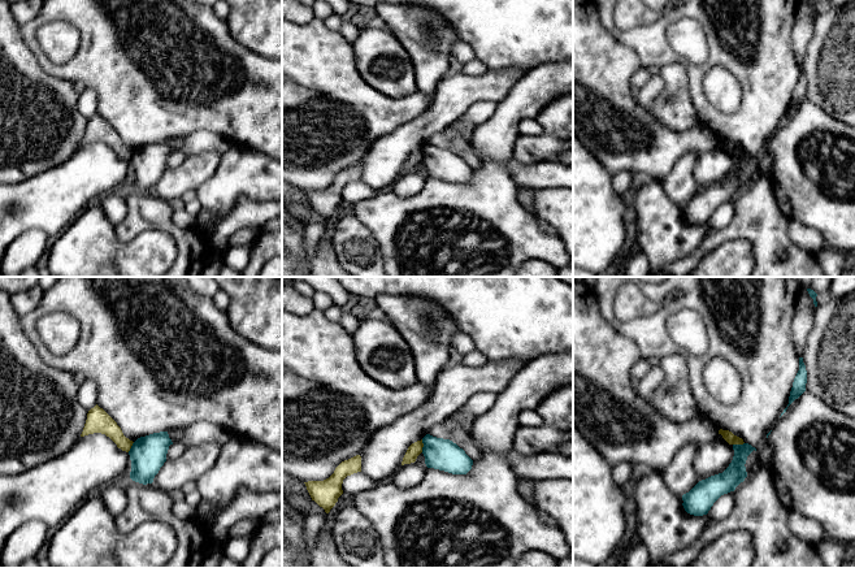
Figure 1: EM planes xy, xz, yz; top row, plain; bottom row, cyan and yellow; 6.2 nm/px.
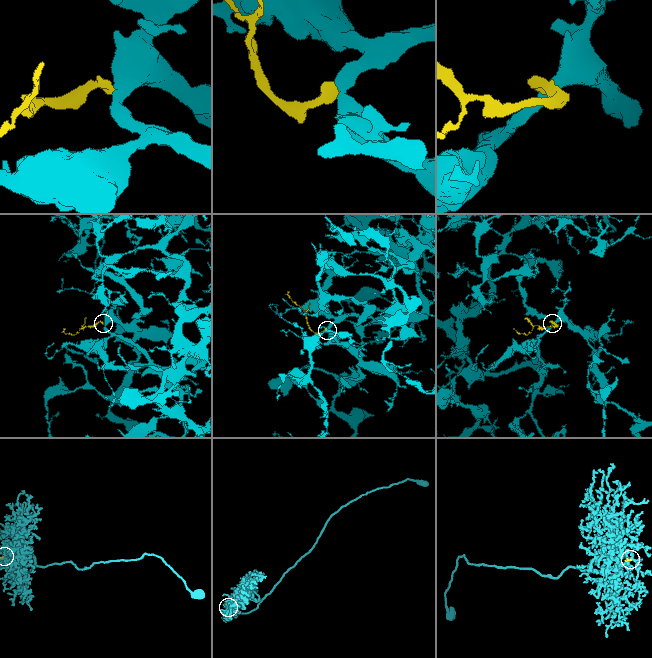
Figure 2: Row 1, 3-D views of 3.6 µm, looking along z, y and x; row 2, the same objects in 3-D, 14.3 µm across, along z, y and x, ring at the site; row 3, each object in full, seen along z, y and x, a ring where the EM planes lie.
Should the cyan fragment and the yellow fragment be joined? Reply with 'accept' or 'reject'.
reject

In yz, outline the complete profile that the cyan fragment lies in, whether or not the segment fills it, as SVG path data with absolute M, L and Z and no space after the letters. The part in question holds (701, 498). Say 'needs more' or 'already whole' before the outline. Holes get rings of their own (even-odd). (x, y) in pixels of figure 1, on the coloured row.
already whole; M748 443L733 445L734 456L729 467L719 474L699 481L682 495L685 511L694 516L707 515L713 503L724 494L734 491L747 477L746 460L756 448Z

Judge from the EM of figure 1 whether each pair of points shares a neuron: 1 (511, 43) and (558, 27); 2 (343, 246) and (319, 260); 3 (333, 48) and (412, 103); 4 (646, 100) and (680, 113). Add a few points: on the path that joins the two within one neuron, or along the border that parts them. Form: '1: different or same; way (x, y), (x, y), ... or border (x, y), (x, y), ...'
1: same; way (523, 37), (532, 27), (546, 27)
2: different; border (333, 246), (335, 251)
3: same; way (341, 72), (374, 105), (389, 105)
4: different; border (659, 74), (663, 90), (646, 109)

